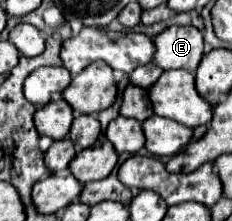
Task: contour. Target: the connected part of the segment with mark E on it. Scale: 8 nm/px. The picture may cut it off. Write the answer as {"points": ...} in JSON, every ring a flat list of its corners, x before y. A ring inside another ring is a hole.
{"points":[[172,25,154,37,154,63,162,69,196,71,204,55,204,37,192,25]]}

